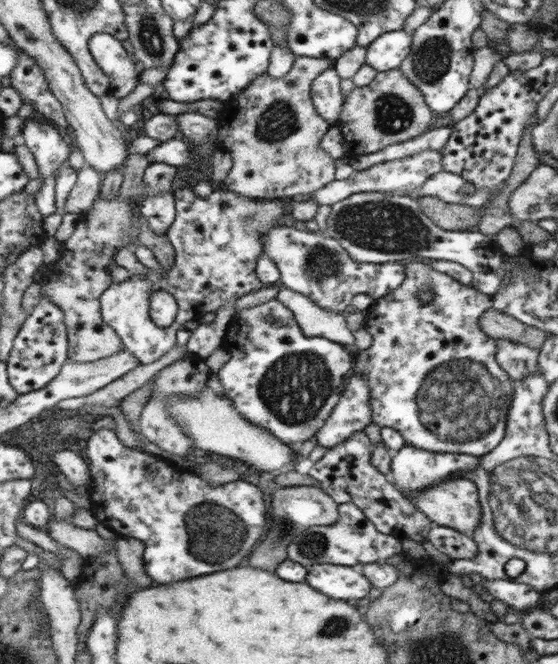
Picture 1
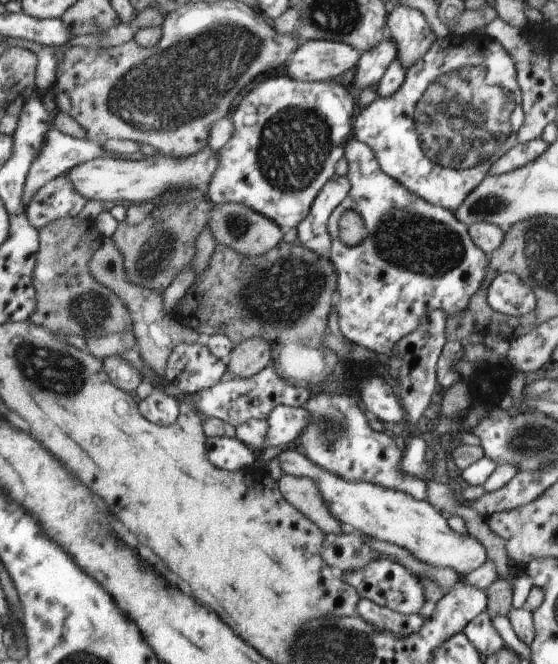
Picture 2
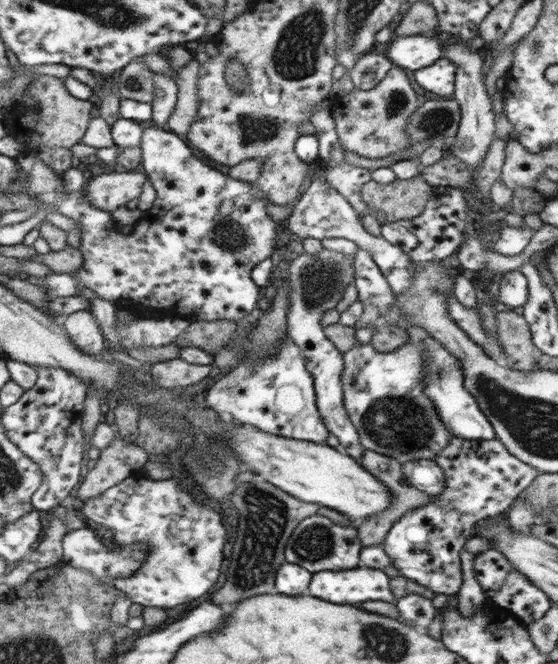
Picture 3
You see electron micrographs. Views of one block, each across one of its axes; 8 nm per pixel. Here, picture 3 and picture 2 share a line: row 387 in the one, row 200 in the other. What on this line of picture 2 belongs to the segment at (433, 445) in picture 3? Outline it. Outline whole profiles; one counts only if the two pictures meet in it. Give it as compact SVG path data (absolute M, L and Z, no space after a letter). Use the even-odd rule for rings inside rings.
M352 137L351 142L347 142L346 157L349 161L347 176L352 184L351 192L339 204L328 223L333 244L330 259L338 272L339 288L335 305L339 312L340 329L346 339L383 357L402 336L411 334L419 326L419 320L425 318L428 311L441 310L445 318L463 312L470 302L470 296L484 280L489 256L474 244L469 228L454 213L429 204L387 176L367 144ZM349 210L355 210L367 228L367 236L357 246L347 246L340 237L342 216Z

